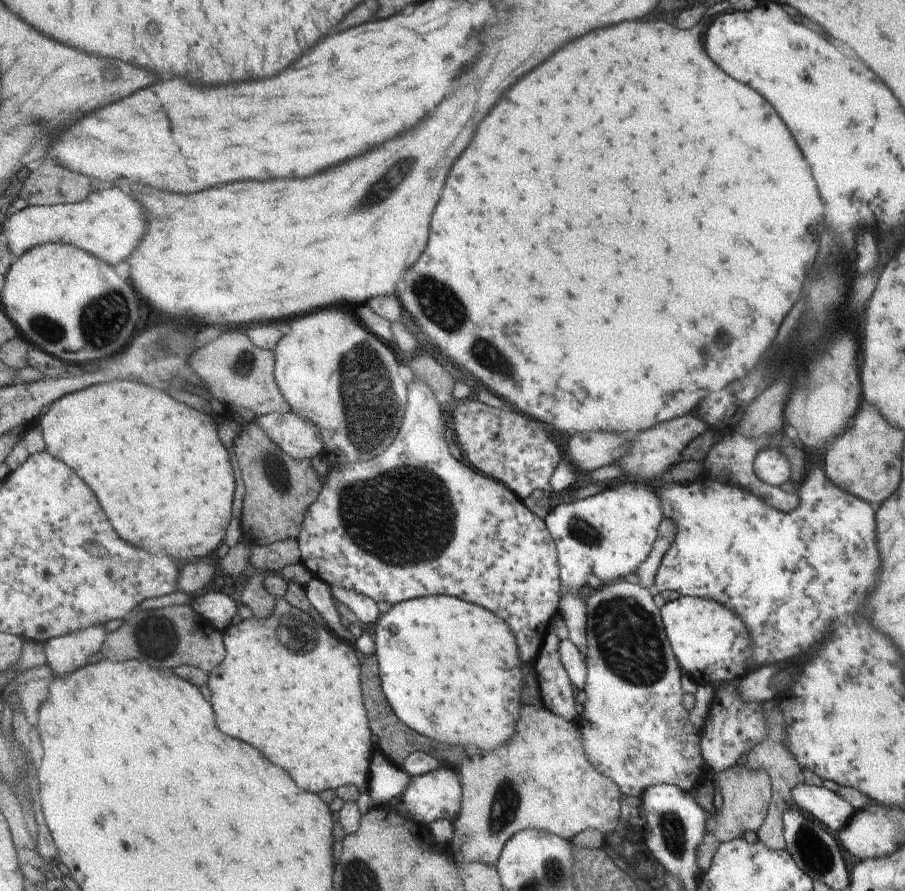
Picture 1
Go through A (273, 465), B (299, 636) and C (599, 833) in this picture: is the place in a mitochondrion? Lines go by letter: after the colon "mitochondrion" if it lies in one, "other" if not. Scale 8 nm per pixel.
A: mitochondrion
B: mitochondrion
C: other

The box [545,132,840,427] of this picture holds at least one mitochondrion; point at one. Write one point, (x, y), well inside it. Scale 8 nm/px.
(718, 345)

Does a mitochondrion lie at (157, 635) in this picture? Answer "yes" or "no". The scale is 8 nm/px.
yes

